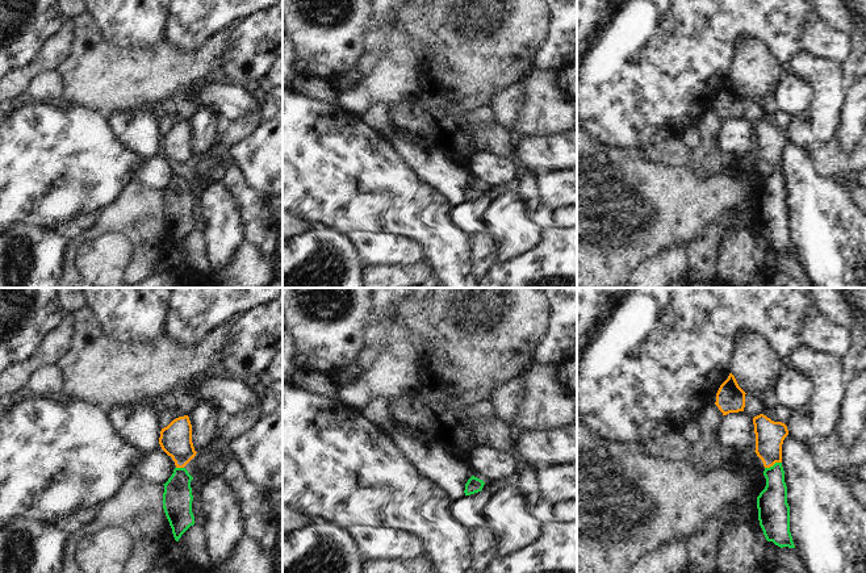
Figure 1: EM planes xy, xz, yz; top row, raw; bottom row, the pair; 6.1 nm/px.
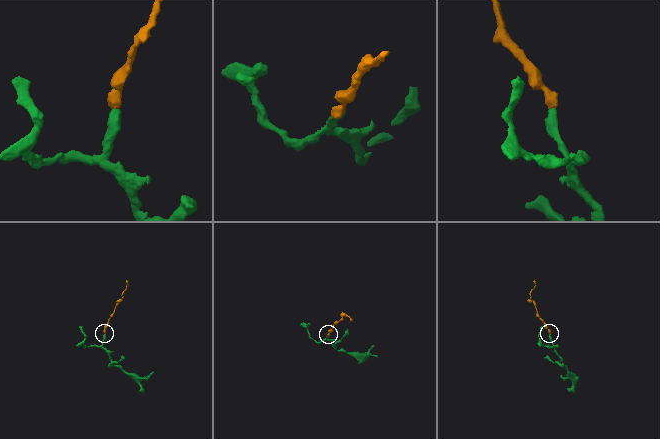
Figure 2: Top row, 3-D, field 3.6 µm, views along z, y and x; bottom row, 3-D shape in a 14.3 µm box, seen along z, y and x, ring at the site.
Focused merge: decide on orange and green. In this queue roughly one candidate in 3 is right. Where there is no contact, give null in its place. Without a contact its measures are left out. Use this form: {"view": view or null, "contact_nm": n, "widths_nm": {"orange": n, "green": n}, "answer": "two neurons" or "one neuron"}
{"view": "yz", "contact_nm": 110, "widths_nm": {"orange": 180, "green": 190}, "answer": "one neuron"}

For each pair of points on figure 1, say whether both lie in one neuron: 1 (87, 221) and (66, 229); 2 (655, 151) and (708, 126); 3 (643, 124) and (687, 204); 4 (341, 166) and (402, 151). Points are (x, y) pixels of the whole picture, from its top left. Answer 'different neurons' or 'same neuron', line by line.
1: same neuron
2: same neuron
3: different neurons
4: different neurons

